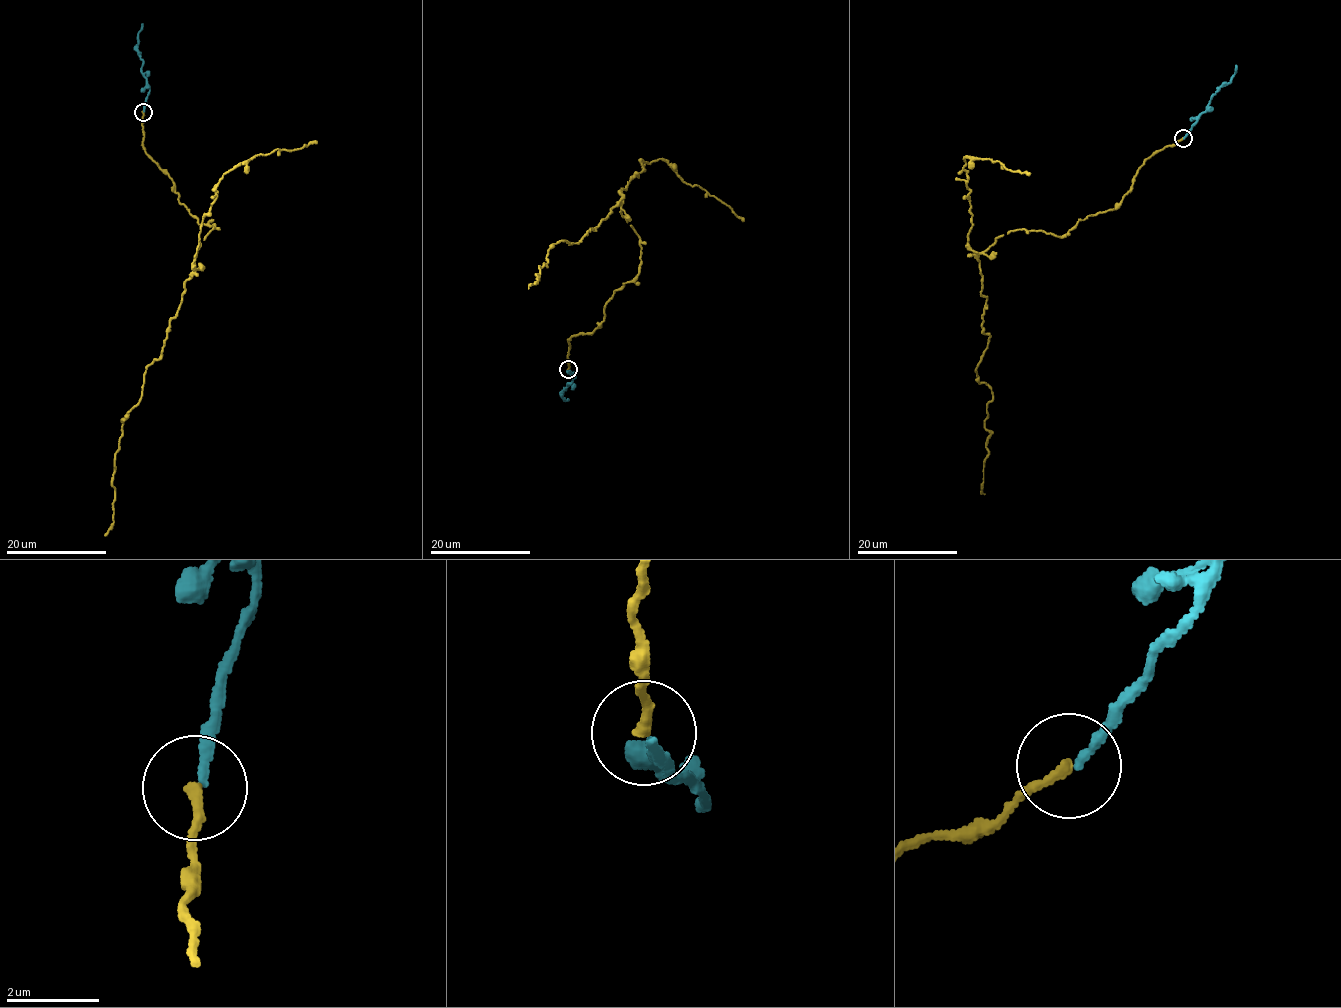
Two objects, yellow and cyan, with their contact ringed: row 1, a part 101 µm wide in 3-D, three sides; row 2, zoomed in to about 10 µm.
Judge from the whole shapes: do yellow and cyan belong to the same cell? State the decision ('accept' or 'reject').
accept

